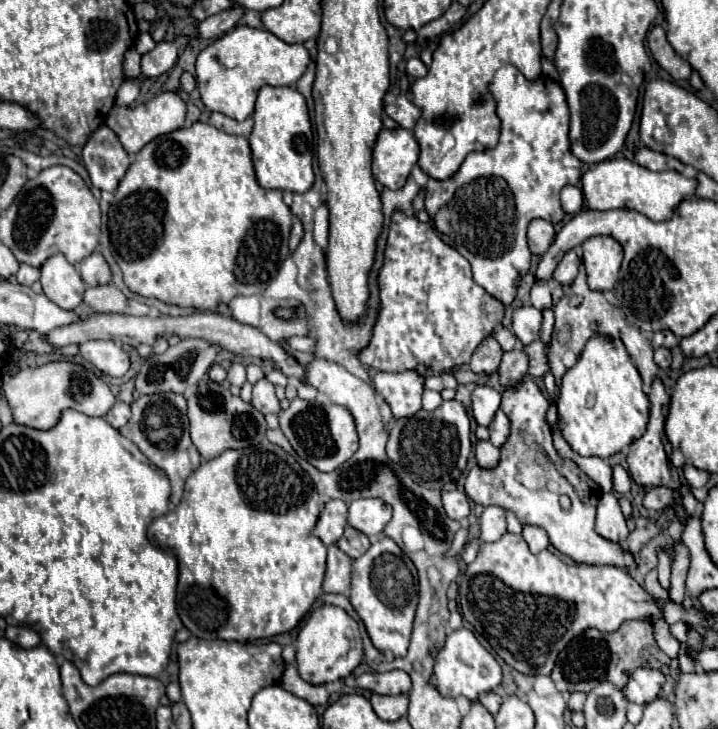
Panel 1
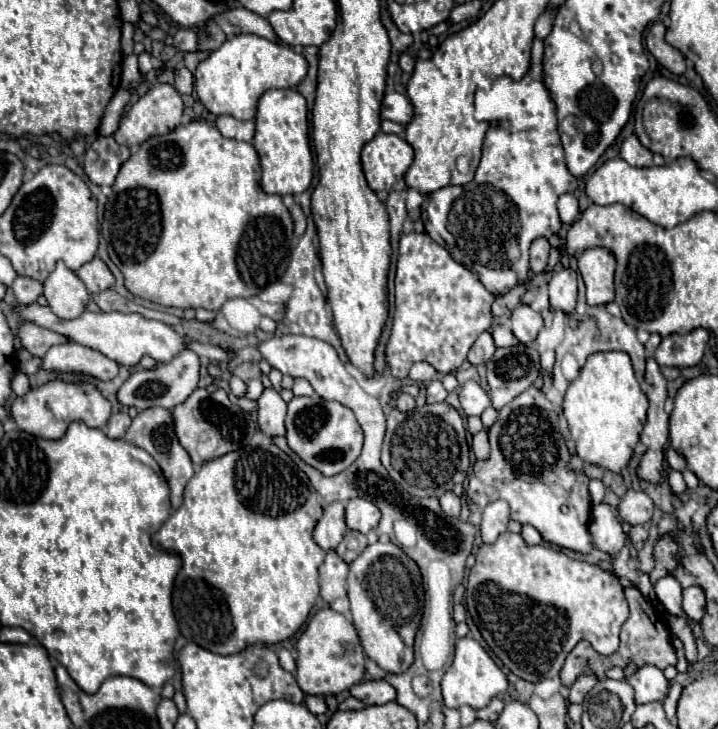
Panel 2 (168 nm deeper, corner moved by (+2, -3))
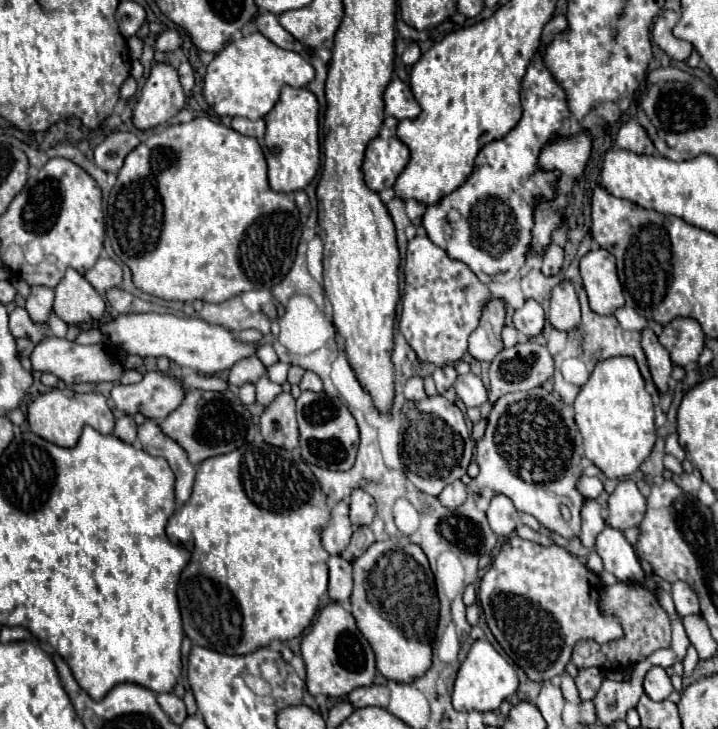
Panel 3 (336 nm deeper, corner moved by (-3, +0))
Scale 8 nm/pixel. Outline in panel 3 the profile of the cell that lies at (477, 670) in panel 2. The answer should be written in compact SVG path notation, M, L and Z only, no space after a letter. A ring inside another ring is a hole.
M478 639L472 643L472 649L464 663L460 665L456 683L454 683L454 693L452 693L452 703L456 711L494 711L500 707L502 701L506 701L510 695L514 695L518 689L518 675L514 667L486 641Z

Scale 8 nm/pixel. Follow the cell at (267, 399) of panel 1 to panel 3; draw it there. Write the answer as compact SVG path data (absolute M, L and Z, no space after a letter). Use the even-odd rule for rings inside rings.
M290 393L278 395L262 413L260 417L260 431L266 443L282 447L282 449L296 449L298 447L298 423L294 411L294 397Z

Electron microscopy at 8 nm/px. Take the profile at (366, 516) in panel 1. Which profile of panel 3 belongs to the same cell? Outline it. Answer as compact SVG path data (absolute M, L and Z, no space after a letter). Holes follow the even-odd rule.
M354 489L350 495L350 521L354 525L370 525L376 515L376 503L364 489Z

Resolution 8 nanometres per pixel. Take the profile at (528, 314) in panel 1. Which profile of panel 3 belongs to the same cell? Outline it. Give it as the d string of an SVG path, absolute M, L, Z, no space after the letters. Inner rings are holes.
M528 299L522 309L514 313L514 327L526 337L536 337L544 327L544 309L538 301Z

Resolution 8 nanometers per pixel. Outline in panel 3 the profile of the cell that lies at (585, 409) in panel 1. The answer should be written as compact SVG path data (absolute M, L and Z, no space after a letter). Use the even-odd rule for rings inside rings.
M610 357L600 361L588 383L582 385L574 401L574 411L584 455L602 469L608 479L632 475L652 453L656 443L654 403L650 393L644 389L644 379L632 357Z

